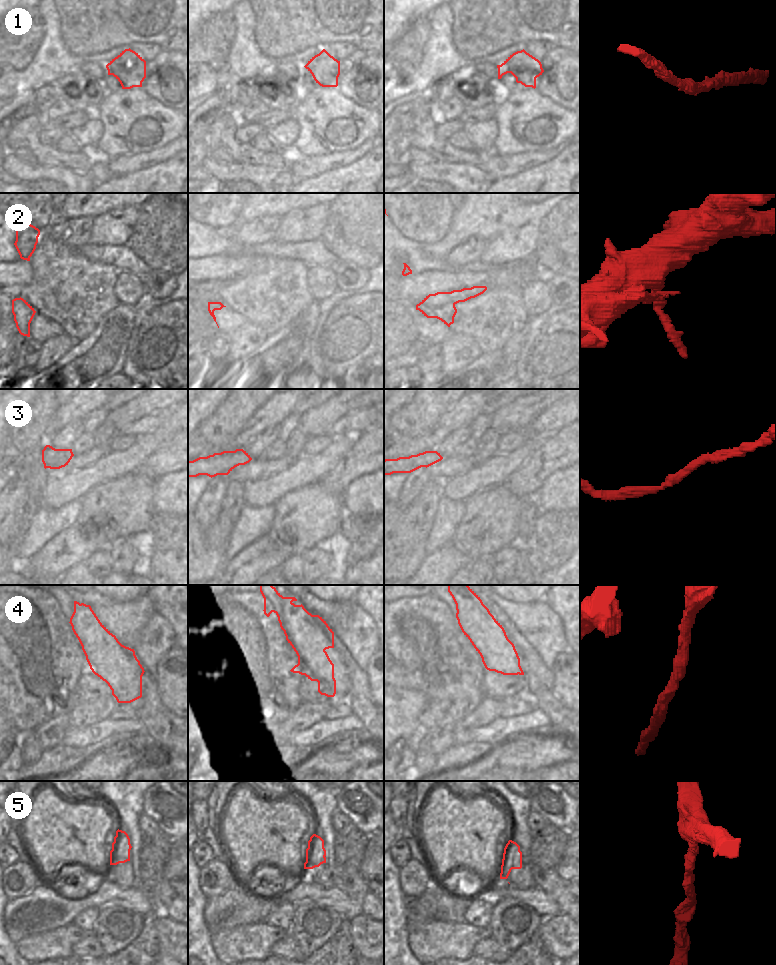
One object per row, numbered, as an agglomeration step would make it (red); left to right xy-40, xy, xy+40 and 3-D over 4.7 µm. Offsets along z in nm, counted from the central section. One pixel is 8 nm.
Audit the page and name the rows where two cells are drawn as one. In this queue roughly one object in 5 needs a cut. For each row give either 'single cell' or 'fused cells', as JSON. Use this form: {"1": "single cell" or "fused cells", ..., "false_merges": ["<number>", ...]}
{"1": "single cell", "2": "single cell", "3": "single cell", "4": "single cell", "5": "single cell", "false_merges": []}

